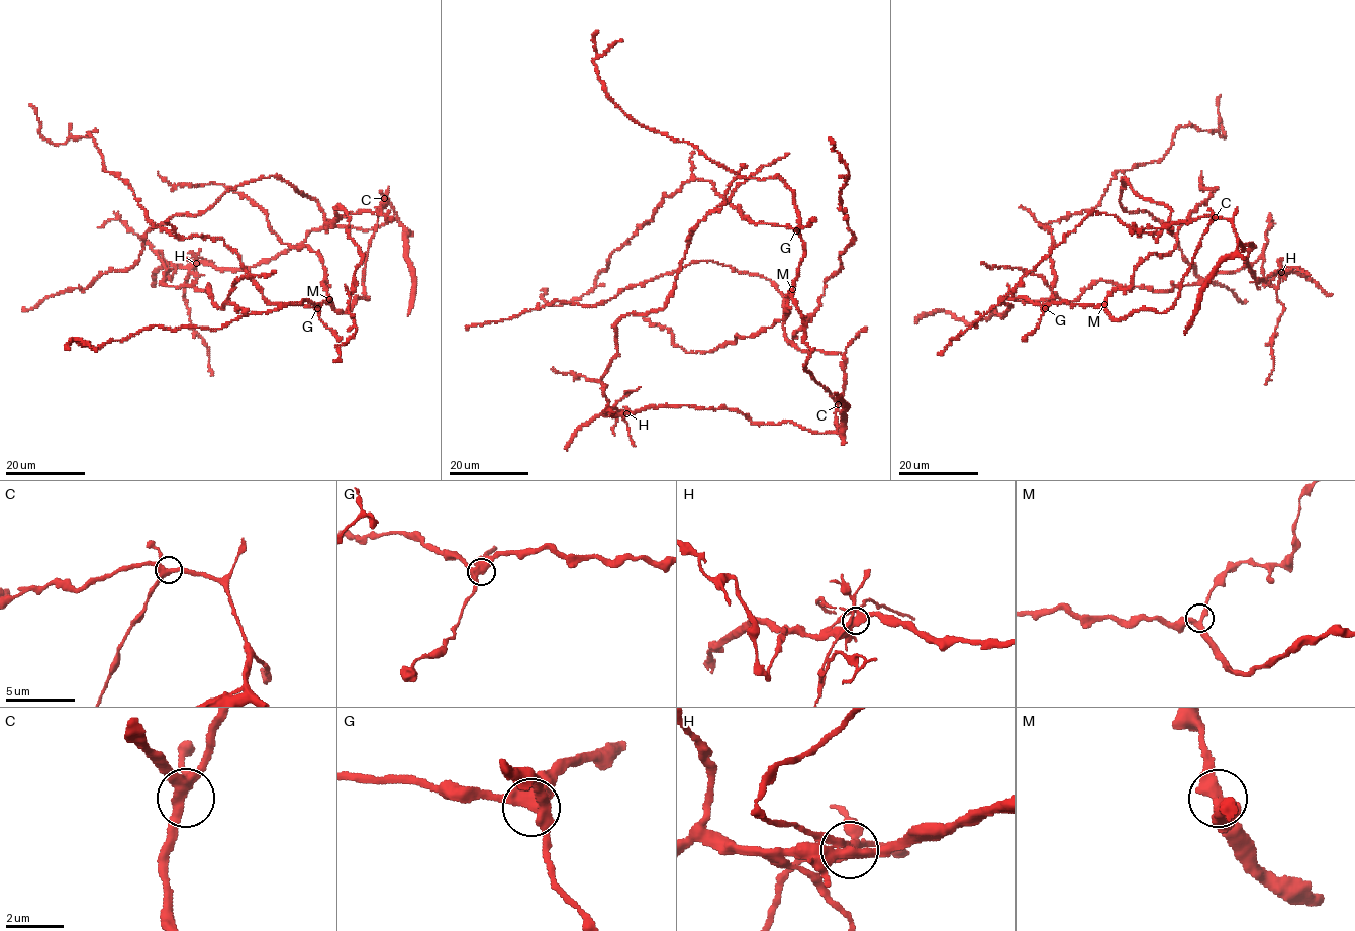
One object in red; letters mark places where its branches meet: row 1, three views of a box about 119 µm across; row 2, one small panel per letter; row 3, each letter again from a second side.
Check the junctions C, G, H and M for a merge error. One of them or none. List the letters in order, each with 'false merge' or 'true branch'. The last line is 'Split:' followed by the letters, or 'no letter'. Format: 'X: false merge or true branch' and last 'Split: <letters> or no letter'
C: true branch
G: true branch
H: false merge
M: true branch
Split: H

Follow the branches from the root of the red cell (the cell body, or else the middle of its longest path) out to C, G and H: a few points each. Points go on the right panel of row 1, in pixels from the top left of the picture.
C: (1199, 245), (1199, 239), (1215, 217)
G: (1199, 245), (1179, 296), (1163, 312), (1135, 309), (1115, 320), (1101, 306), (1091, 304), (1059, 301), (1045, 308)
H: (1199, 245), (1214, 219), (1228, 219), (1242, 250), (1241, 246), (1254, 245), (1246, 263), (1254, 277), (1281, 272)

